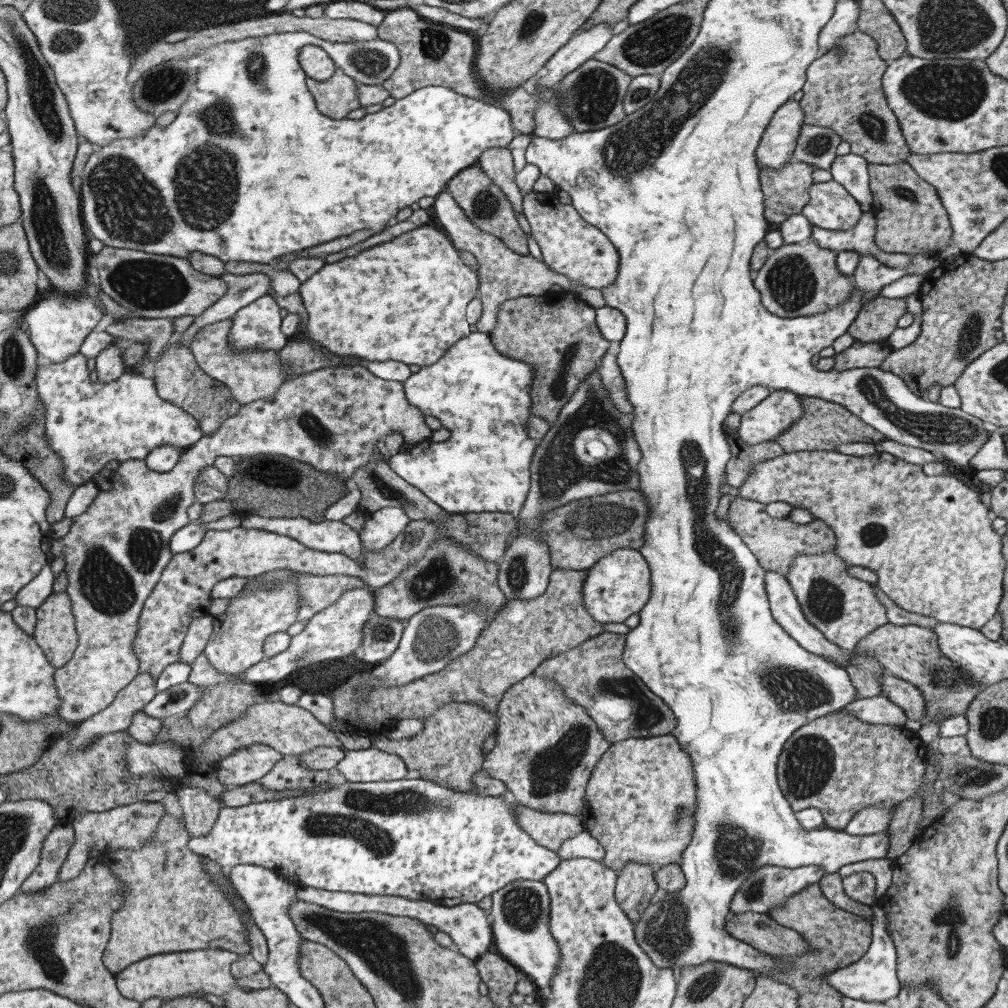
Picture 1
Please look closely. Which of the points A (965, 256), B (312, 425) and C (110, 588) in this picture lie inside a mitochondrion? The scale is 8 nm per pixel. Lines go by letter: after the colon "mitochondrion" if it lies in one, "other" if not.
A: other
B: mitochondrion
C: mitochondrion

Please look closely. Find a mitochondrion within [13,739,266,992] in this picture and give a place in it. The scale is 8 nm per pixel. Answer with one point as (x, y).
(41, 935)

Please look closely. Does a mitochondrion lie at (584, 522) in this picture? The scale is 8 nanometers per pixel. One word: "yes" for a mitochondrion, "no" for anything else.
yes

